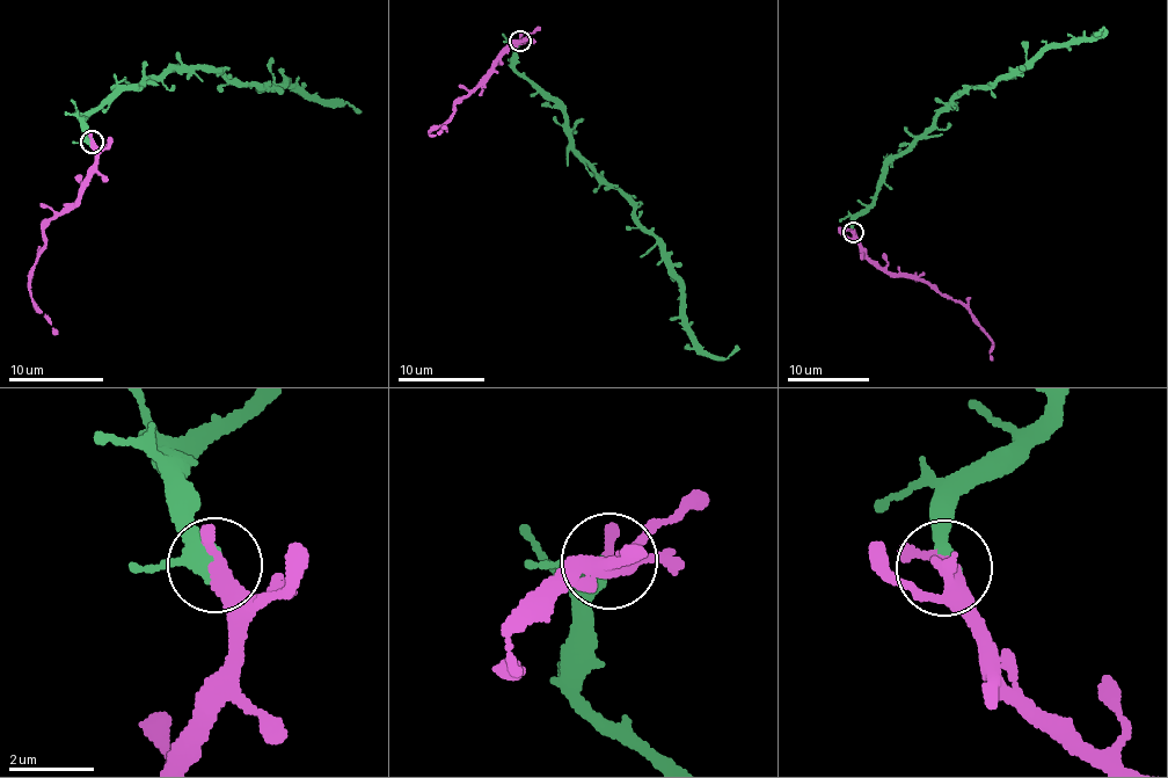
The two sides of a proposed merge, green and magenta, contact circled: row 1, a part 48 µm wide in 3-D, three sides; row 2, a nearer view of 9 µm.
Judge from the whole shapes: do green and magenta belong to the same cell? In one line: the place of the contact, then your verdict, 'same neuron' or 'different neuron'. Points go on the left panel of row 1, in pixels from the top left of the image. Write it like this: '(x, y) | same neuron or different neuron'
(92, 142) | same neuron

